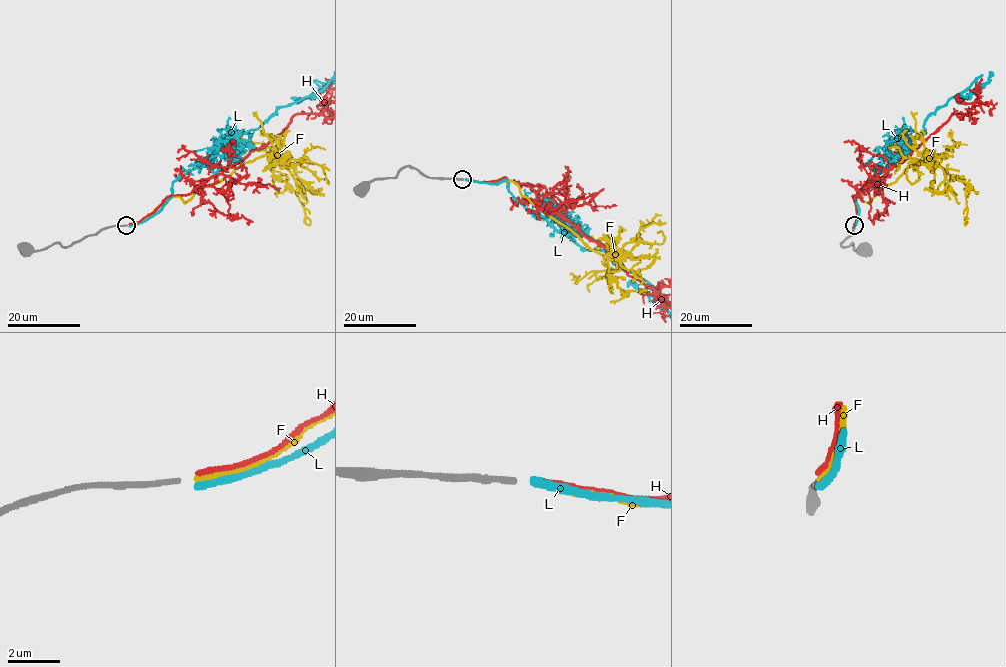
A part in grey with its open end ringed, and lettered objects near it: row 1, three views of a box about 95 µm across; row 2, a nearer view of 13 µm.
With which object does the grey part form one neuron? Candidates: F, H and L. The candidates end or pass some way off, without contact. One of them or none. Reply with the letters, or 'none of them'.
F

